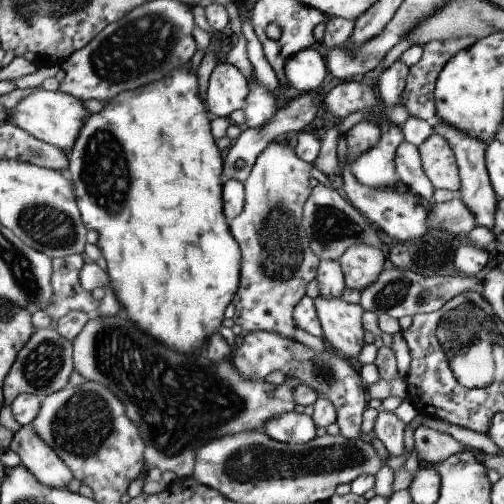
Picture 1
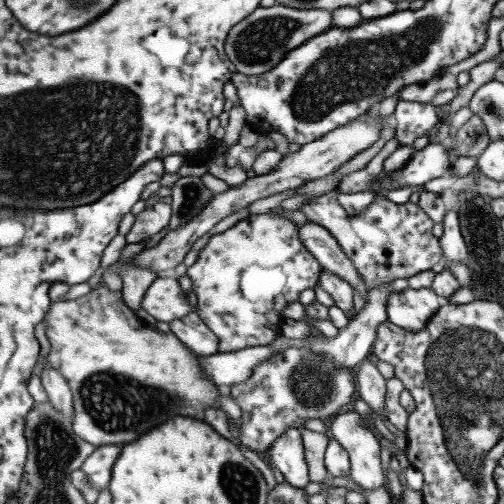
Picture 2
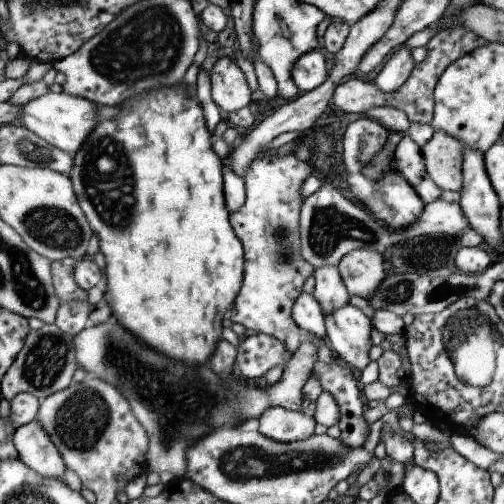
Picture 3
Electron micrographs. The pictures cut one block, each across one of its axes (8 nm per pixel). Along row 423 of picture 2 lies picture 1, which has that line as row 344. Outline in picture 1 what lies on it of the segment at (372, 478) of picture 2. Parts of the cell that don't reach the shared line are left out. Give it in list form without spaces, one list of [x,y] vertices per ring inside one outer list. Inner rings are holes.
[[[315,298],[319,320],[325,330],[325,342],[331,344],[339,354],[357,358],[365,346],[365,328],[361,318],[365,314],[359,302],[345,302],[341,298]]]

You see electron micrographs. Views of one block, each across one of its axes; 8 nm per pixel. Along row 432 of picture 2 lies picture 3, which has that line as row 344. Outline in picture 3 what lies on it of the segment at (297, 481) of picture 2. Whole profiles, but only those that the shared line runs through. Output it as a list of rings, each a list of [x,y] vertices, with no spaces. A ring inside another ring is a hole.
[[[277,154],[261,156],[245,176],[245,206],[237,214],[231,214],[231,224],[239,238],[243,238],[243,248],[247,252],[247,278],[243,282],[243,292],[233,306],[235,322],[241,324],[247,334],[269,334],[279,338],[293,354],[303,346],[305,334],[295,322],[295,302],[303,298],[307,278],[315,276],[313,264],[303,258],[303,238],[299,228],[303,204],[307,200],[301,198],[299,188],[313,170],[315,164],[311,158],[297,160],[293,154],[283,158]]]

